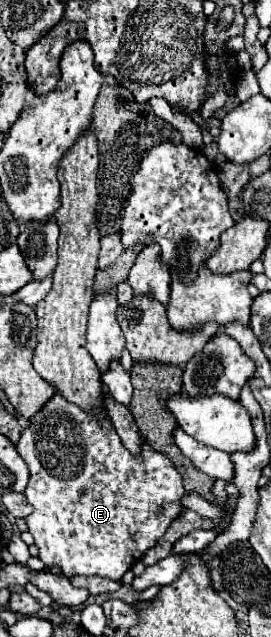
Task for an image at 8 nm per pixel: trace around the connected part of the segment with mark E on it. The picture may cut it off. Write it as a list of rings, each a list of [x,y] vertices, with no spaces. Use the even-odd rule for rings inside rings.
[[[55,393],[53,399],[49,401],[49,405],[45,405],[45,407],[31,419],[29,427],[21,433],[21,439],[19,439],[19,443],[17,443],[17,451],[19,451],[19,455],[25,459],[25,463],[29,465],[29,471],[31,471],[31,477],[29,477],[29,483],[27,483],[27,489],[25,489],[25,497],[27,497],[27,501],[33,505],[33,513],[31,513],[25,521],[27,521],[27,525],[29,525],[29,533],[35,537],[35,545],[39,547],[39,557],[43,559],[45,567],[59,565],[59,567],[63,569],[63,575],[65,575],[65,577],[73,577],[73,575],[99,575],[99,577],[107,577],[107,579],[113,579],[113,581],[121,581],[123,573],[129,571],[137,561],[141,560],[145,552],[156,545],[157,541],[159,541],[159,537],[161,537],[161,535],[165,533],[165,529],[169,527],[169,523],[171,523],[175,517],[179,517],[179,513],[181,513],[181,509],[183,509],[179,499],[181,499],[183,493],[185,493],[181,475],[177,473],[177,469],[173,467],[173,463],[171,463],[165,455],[153,451],[147,443],[145,443],[143,447],[145,447],[145,449],[143,449],[141,457],[135,459],[135,457],[123,447],[121,439],[117,437],[117,433],[115,433],[115,429],[113,429],[113,425],[111,425],[111,421],[109,421],[109,417],[103,415],[103,417],[97,421],[95,417],[87,415],[81,407],[77,407],[77,405],[73,405],[73,403],[69,403],[69,401],[65,401],[59,393]]]

